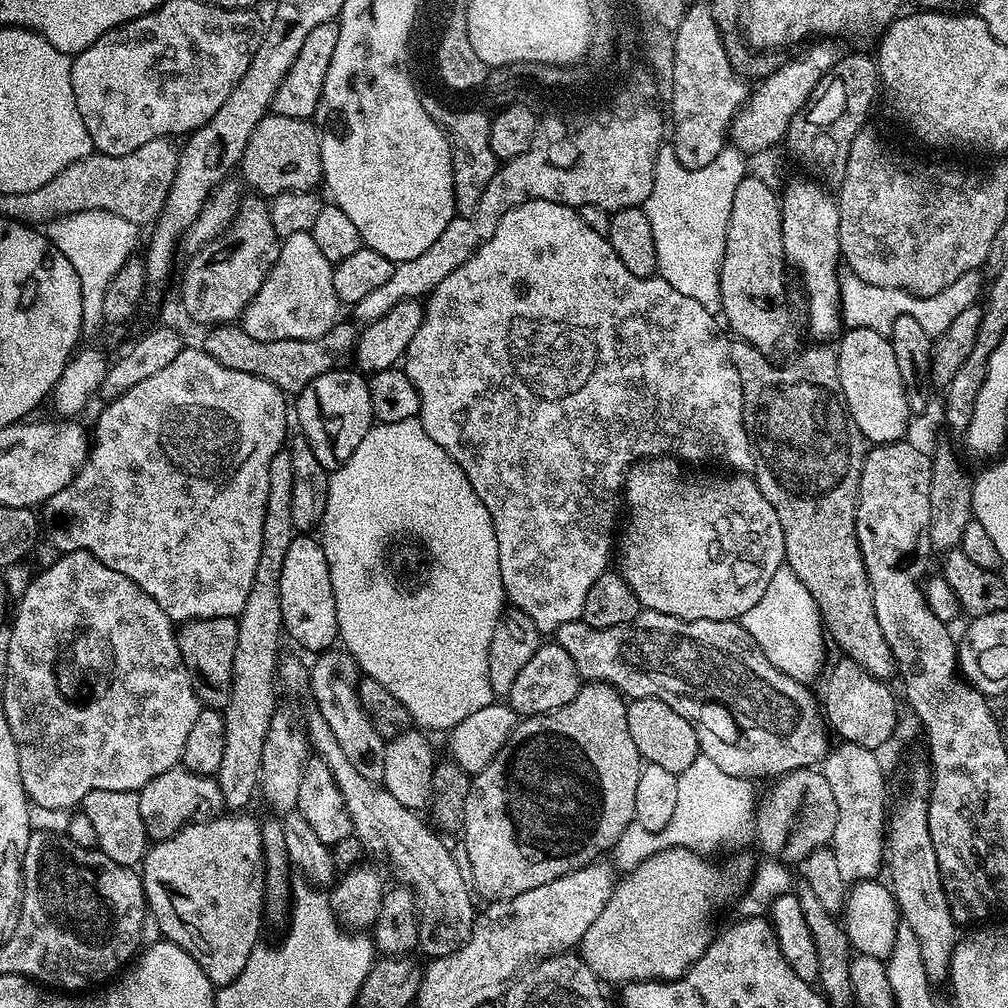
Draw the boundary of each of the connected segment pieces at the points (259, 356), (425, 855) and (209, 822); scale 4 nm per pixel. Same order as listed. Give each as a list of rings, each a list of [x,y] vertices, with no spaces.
[[[338,322],[326,334],[313,340],[271,340],[262,342],[258,338],[250,338],[243,327],[235,323],[218,324],[207,329],[202,347],[210,358],[214,358],[222,366],[230,370],[242,370],[242,374],[254,374],[258,378],[266,378],[266,382],[274,382],[278,390],[286,394],[299,394],[304,387],[318,374],[326,374],[349,367],[356,350],[358,328],[355,323]]]
[[[315,710],[309,712],[306,733],[311,751],[322,762],[326,762],[326,766],[330,766],[330,774],[334,774],[334,782],[352,815],[354,835],[367,851],[369,848],[372,852],[380,852],[384,848],[393,870],[416,896],[420,917],[419,951],[424,951],[425,957],[435,958],[458,950],[472,934],[474,896],[469,881],[454,862],[452,848],[444,845],[439,840],[441,837],[427,823],[424,825],[413,809],[402,806],[394,794],[387,792],[377,781],[362,778],[357,768],[350,766],[350,758],[346,758],[342,746],[338,746],[338,738],[334,738],[326,718],[322,718],[322,714]]]
[[[221,814],[187,824],[178,834],[155,841],[144,853],[142,879],[147,911],[158,922],[160,936],[177,944],[210,978],[214,986],[234,982],[250,954],[261,943],[260,922],[265,921],[264,856],[259,819],[248,814]]]

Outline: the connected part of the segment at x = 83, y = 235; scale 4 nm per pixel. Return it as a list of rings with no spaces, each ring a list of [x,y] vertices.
[[[94,208],[86,212],[72,212],[68,216],[60,216],[46,225],[46,235],[50,243],[74,266],[74,274],[78,274],[78,286],[82,286],[82,333],[85,337],[92,336],[100,327],[105,327],[106,321],[102,314],[102,302],[106,298],[106,286],[110,286],[110,278],[123,266],[128,259],[132,248],[136,244],[138,225],[126,222],[126,218],[118,218],[118,214],[110,214],[101,208]]]

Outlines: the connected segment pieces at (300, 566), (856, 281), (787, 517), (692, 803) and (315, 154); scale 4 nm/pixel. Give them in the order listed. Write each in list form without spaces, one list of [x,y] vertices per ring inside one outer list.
[[[297,534],[282,565],[282,622],[284,632],[311,654],[327,652],[338,640],[338,614],[334,606],[334,586],[330,586],[330,566],[319,539]]]
[[[979,271],[967,272],[954,282],[954,286],[946,286],[946,290],[938,290],[938,294],[929,296],[916,296],[913,292],[907,292],[901,288],[887,288],[886,286],[870,286],[862,282],[862,278],[851,274],[840,277],[840,319],[845,329],[865,328],[866,330],[878,330],[889,333],[894,326],[894,318],[909,316],[915,318],[922,330],[933,338],[940,336],[966,310],[966,306],[977,303],[982,296],[982,284],[980,288]]]
[[[736,338],[730,344],[730,358],[734,362],[734,370],[738,370],[738,378],[742,378],[742,402],[744,403],[744,425],[748,441],[752,447],[752,462],[754,465],[754,479],[756,485],[762,490],[766,502],[774,506],[778,518],[782,522],[782,534],[784,535],[784,559],[786,567],[794,570],[798,574],[798,582],[810,590],[814,602],[820,607],[820,618],[826,627],[827,635],[841,648],[843,655],[849,660],[858,662],[862,670],[866,670],[877,680],[887,681],[891,672],[897,671],[894,654],[890,654],[890,646],[886,646],[886,638],[882,638],[882,626],[878,626],[878,614],[874,614],[874,598],[868,585],[868,575],[866,566],[862,562],[862,554],[858,546],[856,537],[856,499],[860,489],[860,479],[862,478],[862,466],[864,465],[864,454],[866,451],[866,441],[858,430],[858,426],[852,420],[852,415],[848,412],[848,407],[844,405],[844,395],[842,386],[838,378],[838,358],[835,347],[827,343],[820,342],[816,348],[808,348],[801,356],[793,358],[789,364],[768,364],[767,355],[762,354],[761,349],[754,347],[746,341]]]
[[[702,754],[696,756],[694,762],[677,775],[676,780],[678,782],[677,805],[674,806],[674,813],[673,817],[670,818],[670,822],[660,831],[665,840],[657,840],[657,832],[647,832],[641,824],[633,822],[630,826],[626,826],[626,830],[618,838],[615,848],[610,853],[615,867],[621,873],[633,872],[641,862],[658,852],[659,849],[656,847],[656,844],[667,844],[669,847],[690,849],[692,852],[699,852],[700,855],[708,856],[712,854],[710,853],[712,850],[753,843],[758,808],[758,795],[756,796],[754,790],[756,786],[753,781],[723,773],[710,758],[706,758]]]
[[[269,114],[254,126],[250,142],[238,165],[238,172],[244,175],[253,193],[271,198],[283,192],[311,192],[321,183],[322,154],[320,153],[320,133],[312,120],[286,118]]]

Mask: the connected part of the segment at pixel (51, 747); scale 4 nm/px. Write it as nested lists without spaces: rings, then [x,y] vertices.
[[[65,552],[54,563],[41,567],[33,575],[26,590],[15,601],[16,617],[10,623],[9,654],[6,657],[6,670],[2,677],[6,722],[18,750],[18,766],[22,774],[22,786],[29,801],[38,807],[50,807],[53,810],[75,809],[83,805],[90,790],[126,790],[139,792],[150,778],[158,778],[166,770],[180,764],[180,755],[186,746],[186,737],[194,727],[194,718],[201,710],[200,699],[192,688],[192,679],[182,662],[182,654],[176,641],[177,629],[174,622],[164,613],[162,606],[154,602],[126,574],[110,570],[102,561],[96,560],[89,552]]]

